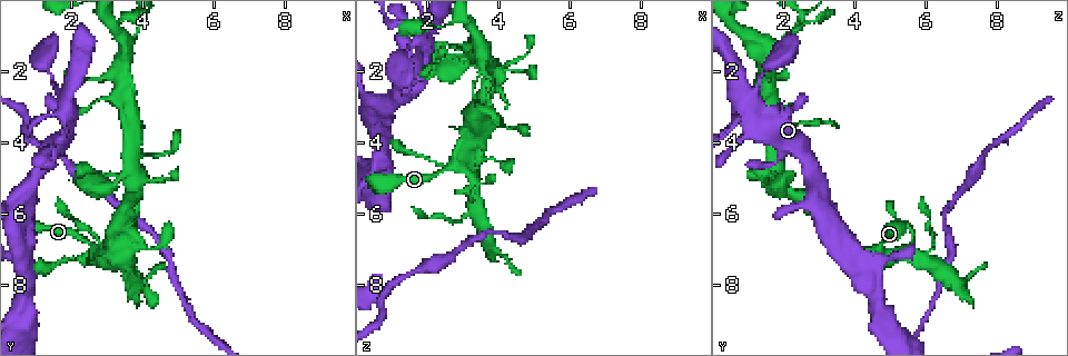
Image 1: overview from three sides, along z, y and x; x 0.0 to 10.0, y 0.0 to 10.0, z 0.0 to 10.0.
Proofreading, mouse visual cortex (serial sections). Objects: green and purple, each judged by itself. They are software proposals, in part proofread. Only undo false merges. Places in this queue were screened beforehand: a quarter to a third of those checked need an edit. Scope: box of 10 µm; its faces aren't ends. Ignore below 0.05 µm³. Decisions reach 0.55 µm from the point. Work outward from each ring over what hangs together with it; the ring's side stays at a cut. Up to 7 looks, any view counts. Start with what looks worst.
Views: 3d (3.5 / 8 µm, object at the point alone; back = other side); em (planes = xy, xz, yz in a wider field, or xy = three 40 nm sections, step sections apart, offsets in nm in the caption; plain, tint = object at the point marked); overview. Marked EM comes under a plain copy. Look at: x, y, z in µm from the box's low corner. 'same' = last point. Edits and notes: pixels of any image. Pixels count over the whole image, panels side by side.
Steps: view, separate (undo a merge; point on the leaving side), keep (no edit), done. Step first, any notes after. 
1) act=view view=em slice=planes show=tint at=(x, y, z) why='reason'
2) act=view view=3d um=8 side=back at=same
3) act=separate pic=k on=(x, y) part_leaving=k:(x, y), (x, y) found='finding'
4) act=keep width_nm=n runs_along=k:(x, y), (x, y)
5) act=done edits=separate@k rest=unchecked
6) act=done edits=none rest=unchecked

act=view view=3d um=3.5 at=(3.40, 7.20, 5.85) why='branch point'

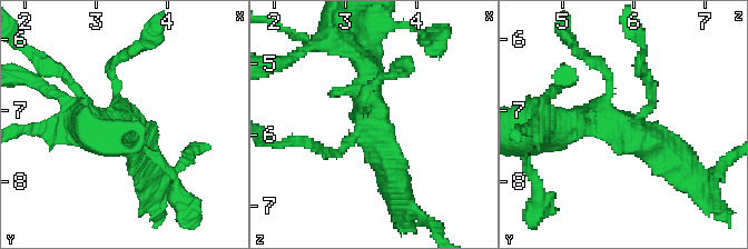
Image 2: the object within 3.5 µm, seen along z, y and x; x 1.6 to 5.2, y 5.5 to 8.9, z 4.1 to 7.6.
act=view view=em slice=xy step=2 show=tint at=(3.40, 7.20, 5.85) why='need the tissue'

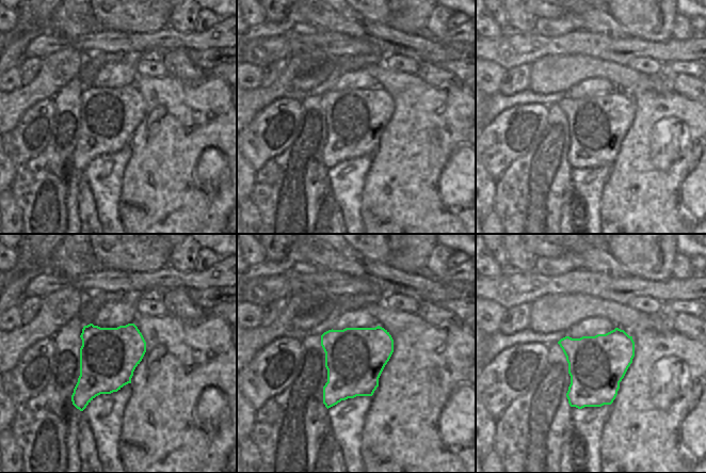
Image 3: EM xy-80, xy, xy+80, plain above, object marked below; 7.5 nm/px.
act=separate pic=2 on=(69, 80) part_leaving=2:(643, 112), (652, 98), (641, 40) found='a second cell is stuck on'

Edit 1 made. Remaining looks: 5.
act=view view=3d um=3.5 at=(3.70, 4.85, 1.75) why='thin arm on a thick one'

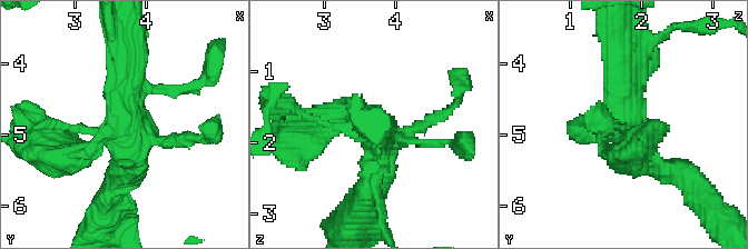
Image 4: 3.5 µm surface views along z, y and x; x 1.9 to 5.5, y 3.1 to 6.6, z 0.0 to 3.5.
act=keep runs_along=4:(673, 170), (628, 132), (622, 43) found='all the same cell'

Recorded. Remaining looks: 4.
act=view view=3d um=3.5 at=(3.50, 1.35, 1.60) why='abrupt turn'

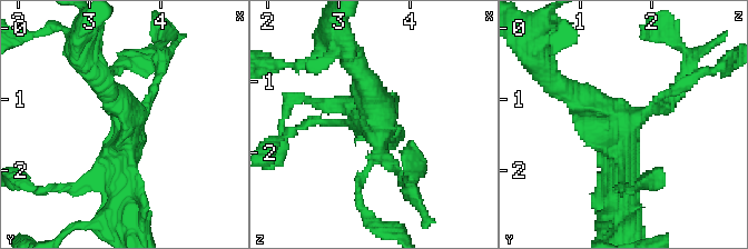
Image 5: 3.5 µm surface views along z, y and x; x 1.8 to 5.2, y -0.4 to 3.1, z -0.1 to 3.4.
act=view view=em slice=xy step=3 show=tint at=(3.55, 1.30, 1.55) arms=4 arm_widths_nm=100,150,350,400 why='now the EM'

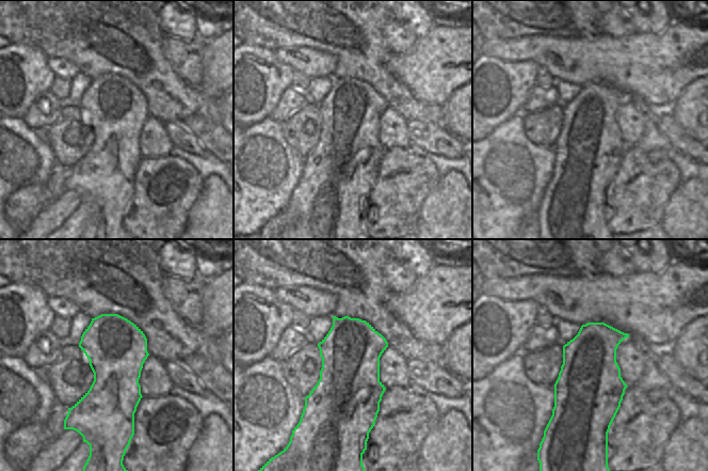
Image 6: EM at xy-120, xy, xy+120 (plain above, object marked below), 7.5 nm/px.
act=keep found='continuous, no second cell'

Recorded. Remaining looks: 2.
act=done edits=separate@2 rest=unchecked

